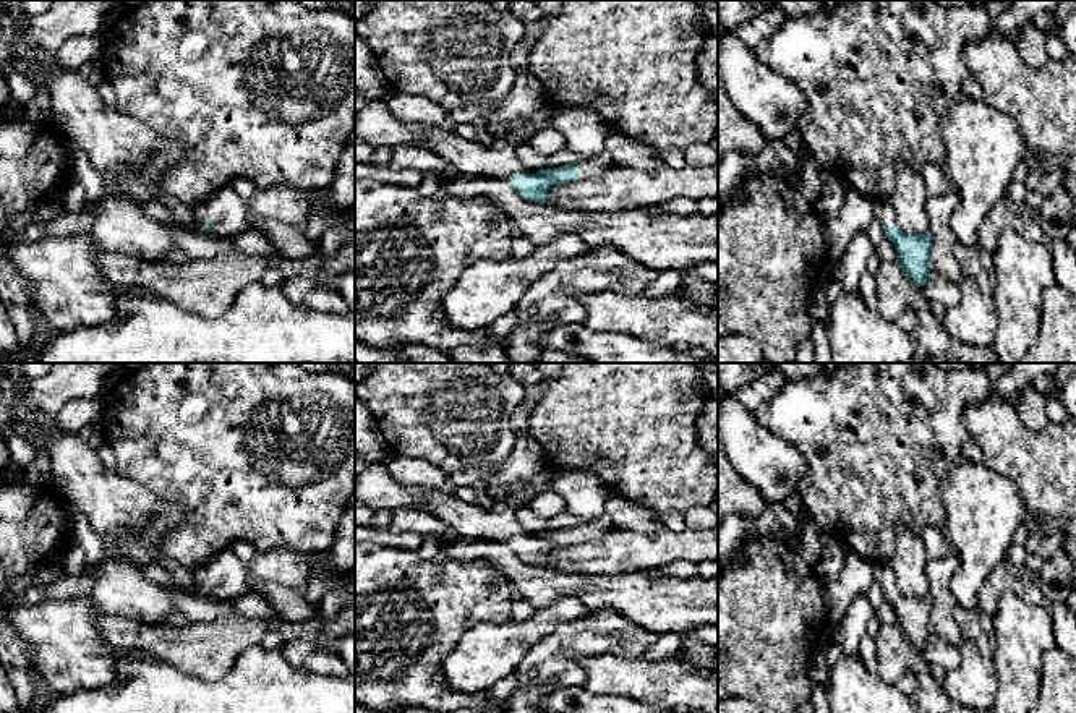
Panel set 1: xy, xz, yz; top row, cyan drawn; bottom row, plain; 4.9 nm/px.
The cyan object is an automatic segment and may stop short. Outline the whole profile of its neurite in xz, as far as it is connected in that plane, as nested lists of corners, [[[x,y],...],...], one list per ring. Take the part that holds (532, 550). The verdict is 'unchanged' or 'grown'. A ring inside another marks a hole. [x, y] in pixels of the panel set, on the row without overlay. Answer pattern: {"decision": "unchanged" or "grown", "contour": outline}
{"decision": "grown", "contour": [[[426,488],[423,510],[441,519],[459,535],[470,540],[506,543],[509,549],[525,564],[551,567],[548,554],[554,548],[579,543],[579,530],[566,528],[533,535],[517,519],[517,509],[496,502],[491,509],[463,502],[454,494],[438,488]]]}

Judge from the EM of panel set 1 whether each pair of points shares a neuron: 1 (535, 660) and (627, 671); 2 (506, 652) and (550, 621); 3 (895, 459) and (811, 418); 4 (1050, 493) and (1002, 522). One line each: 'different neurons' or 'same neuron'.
1: different neurons
2: same neuron
3: same neuron
4: different neurons

